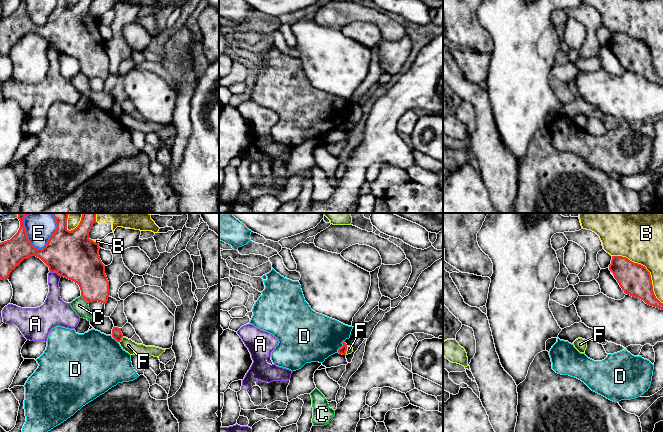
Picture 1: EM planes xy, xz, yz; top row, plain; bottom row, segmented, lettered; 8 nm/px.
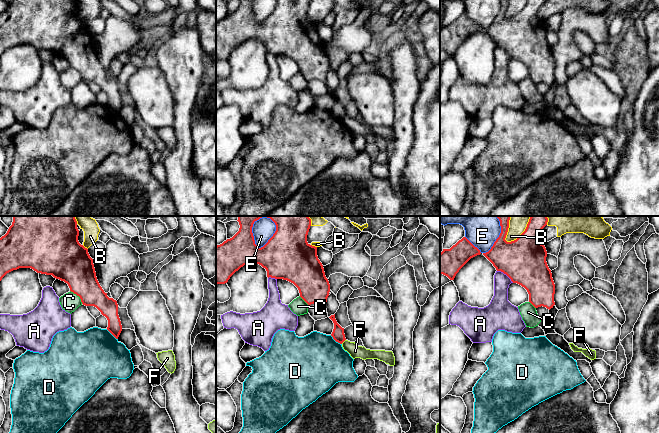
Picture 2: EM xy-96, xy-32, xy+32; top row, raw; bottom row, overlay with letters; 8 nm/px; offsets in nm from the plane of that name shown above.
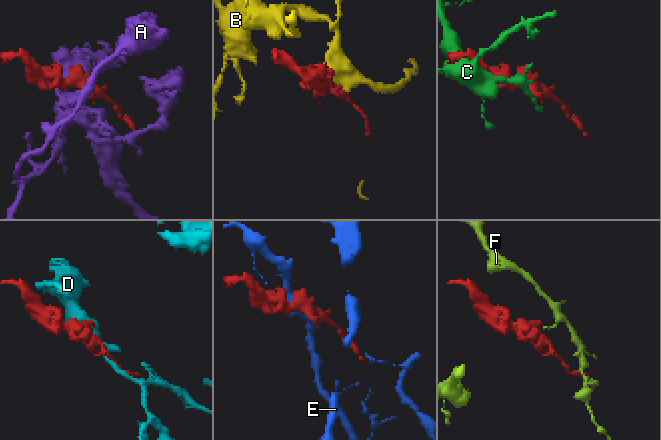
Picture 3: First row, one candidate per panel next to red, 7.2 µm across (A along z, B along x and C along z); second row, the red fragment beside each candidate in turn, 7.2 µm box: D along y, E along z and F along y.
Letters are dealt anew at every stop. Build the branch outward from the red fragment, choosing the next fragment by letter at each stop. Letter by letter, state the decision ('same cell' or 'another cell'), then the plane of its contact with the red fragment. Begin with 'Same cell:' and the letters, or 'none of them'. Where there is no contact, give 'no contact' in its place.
Same cell: none of them
A: another cell; meets red in xy
B: another cell; meets red in yz
C: another cell; meets red in xy
D: another cell; meets red in xz
E: another cell; meets red in xy
F: another cell; meets red in xy

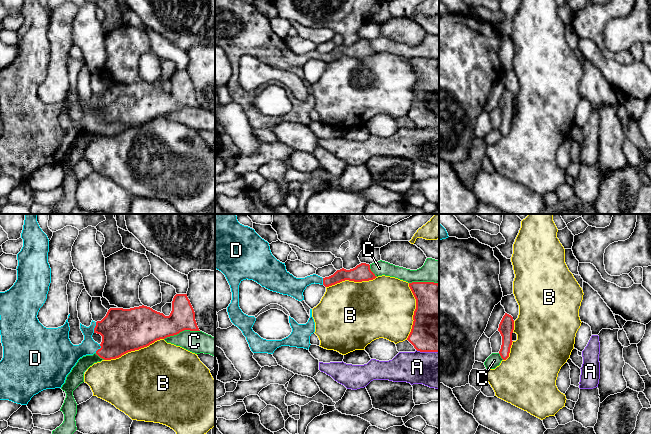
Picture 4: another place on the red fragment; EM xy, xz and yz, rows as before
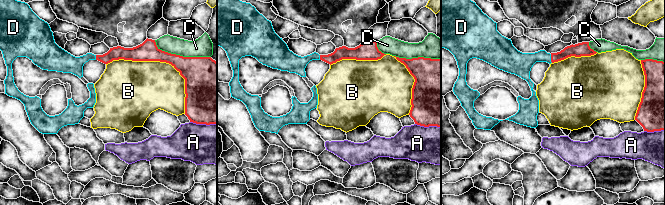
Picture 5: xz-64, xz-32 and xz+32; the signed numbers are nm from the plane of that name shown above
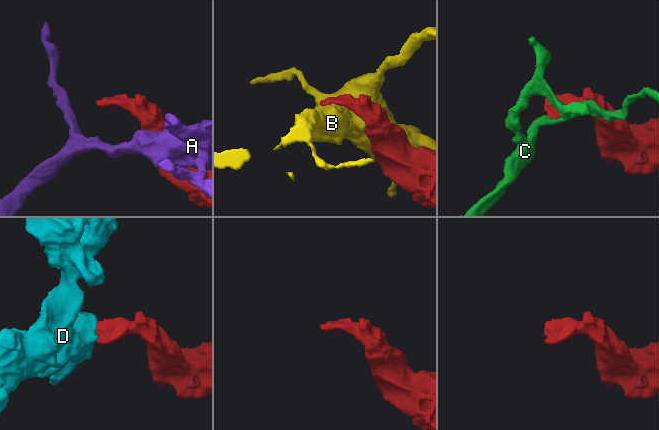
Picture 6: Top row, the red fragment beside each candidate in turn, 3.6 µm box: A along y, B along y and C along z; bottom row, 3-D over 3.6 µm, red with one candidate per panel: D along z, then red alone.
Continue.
Same cell: D
A: another cell; meets red in xz
B: another cell; meets red in xy
C: another cell; meets red in xy
D: same cell; meets red in xy

